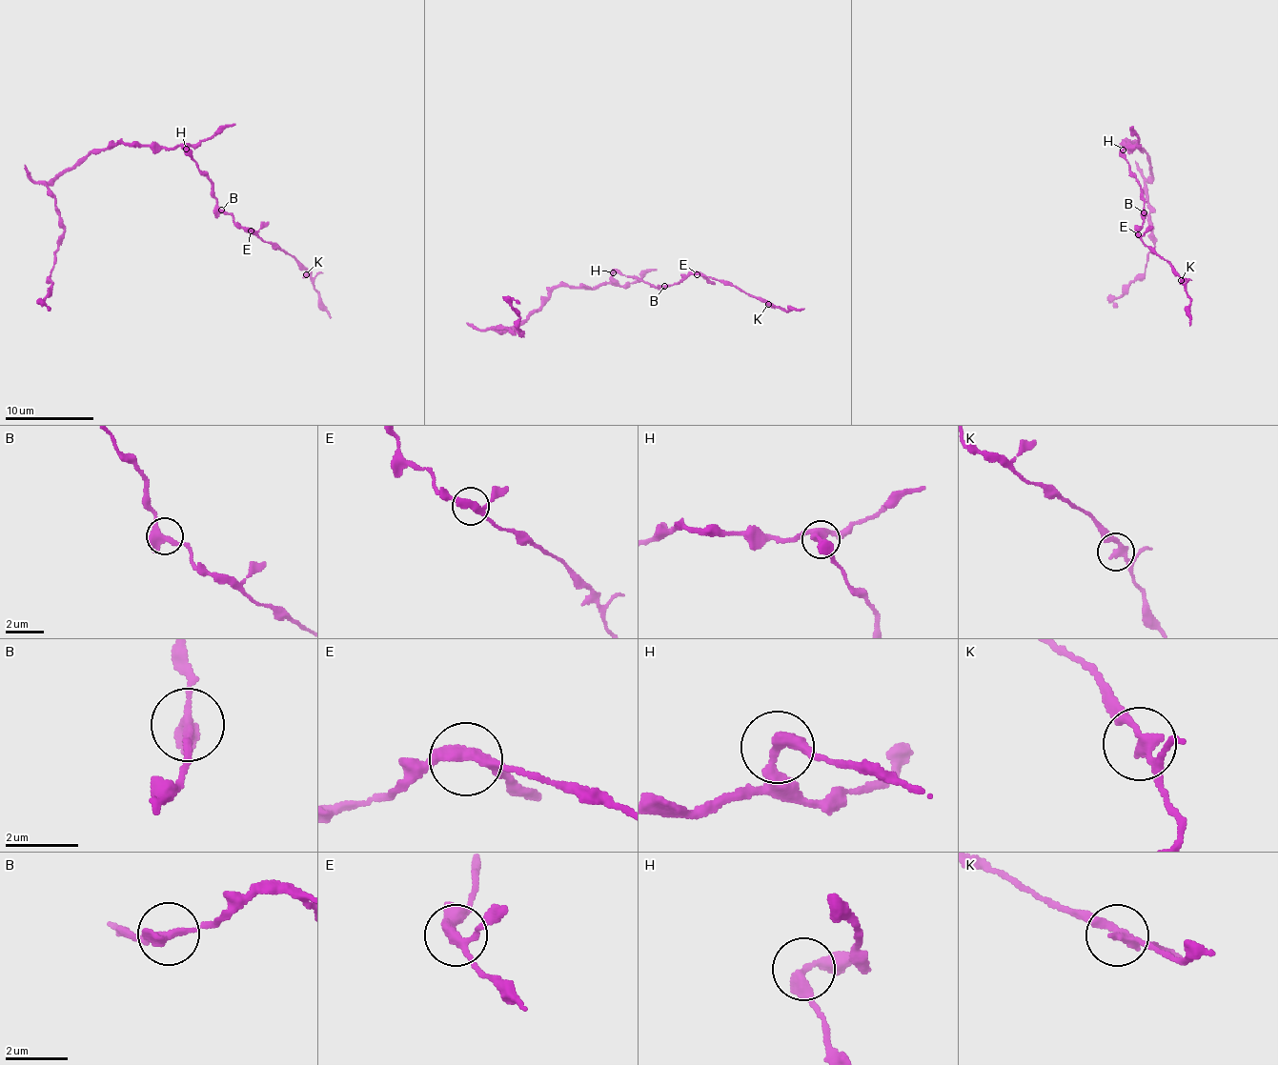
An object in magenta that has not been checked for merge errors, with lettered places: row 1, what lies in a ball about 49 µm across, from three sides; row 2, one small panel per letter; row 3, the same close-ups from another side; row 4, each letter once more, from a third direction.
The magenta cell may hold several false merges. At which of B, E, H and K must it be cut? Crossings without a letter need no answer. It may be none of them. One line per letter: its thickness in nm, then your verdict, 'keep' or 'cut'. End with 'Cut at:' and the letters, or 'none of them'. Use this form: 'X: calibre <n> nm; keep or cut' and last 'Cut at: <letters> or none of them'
B: calibre 320 nm; keep
E: calibre 280 nm; keep
H: calibre 380 nm; cut
K: calibre 280 nm; keep
Cut at: H

